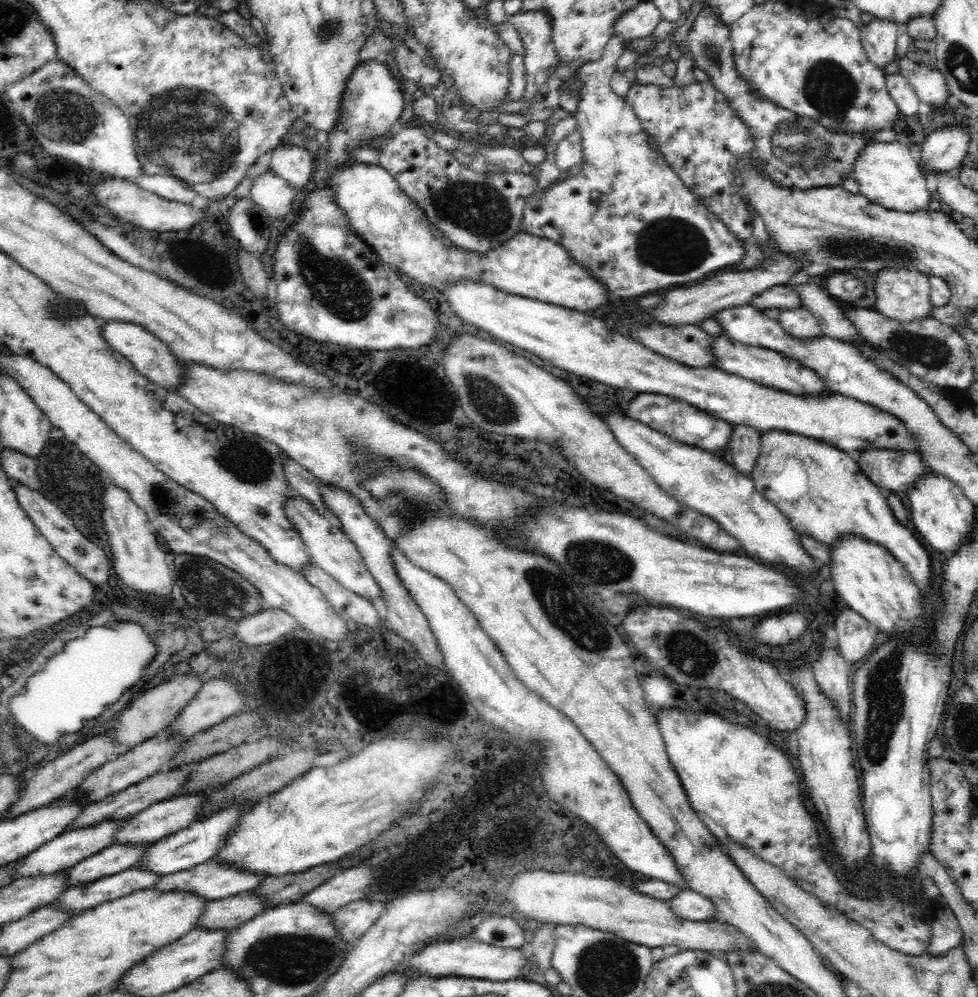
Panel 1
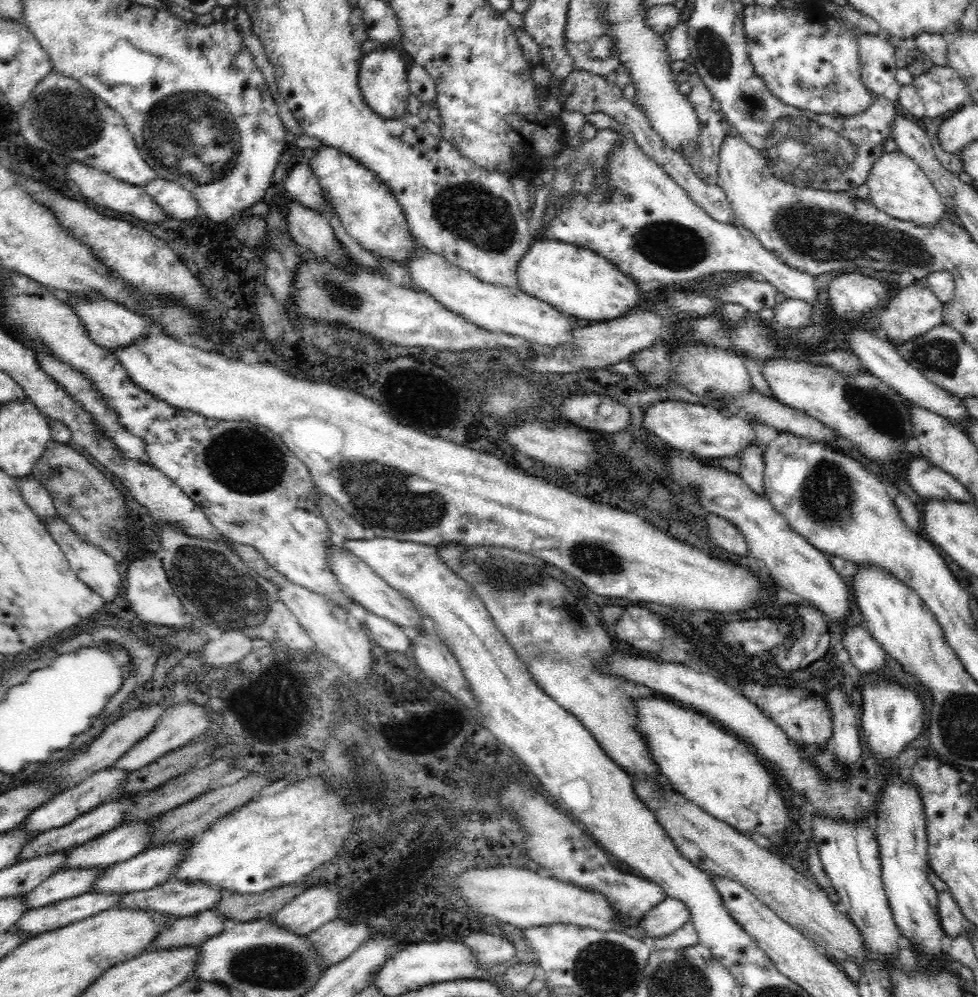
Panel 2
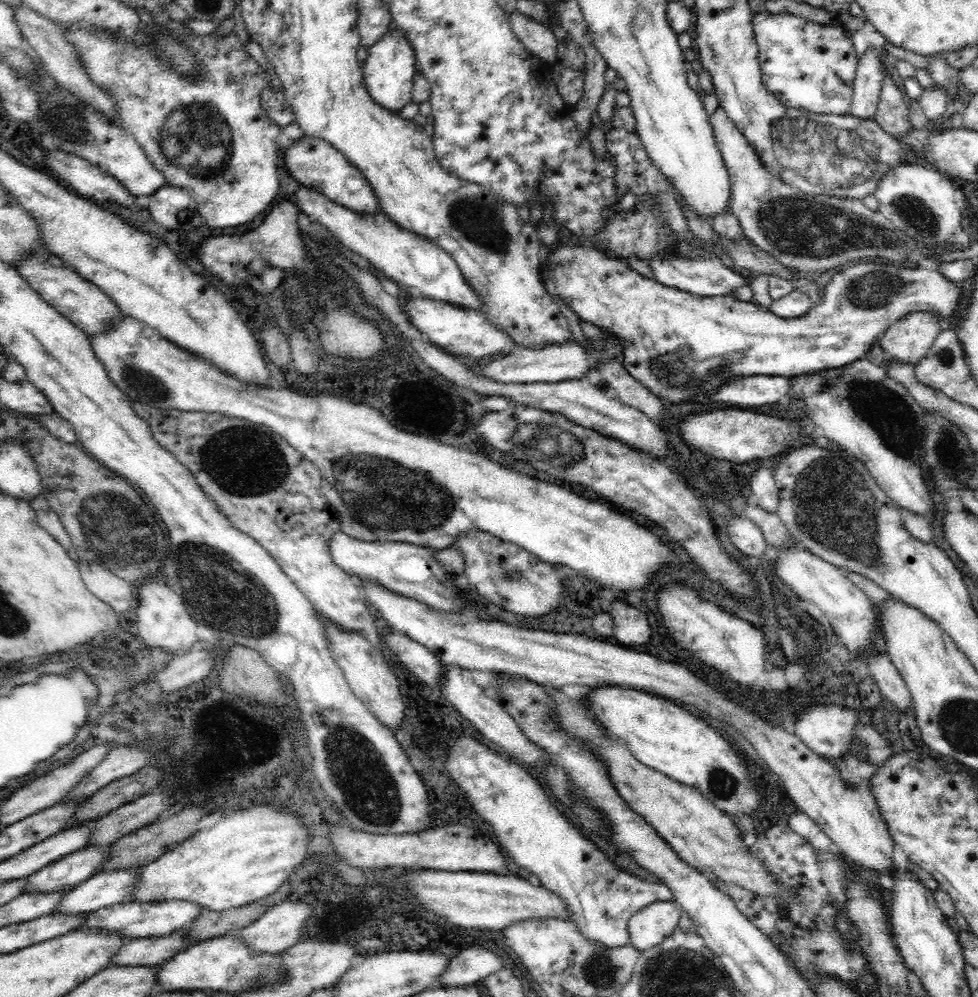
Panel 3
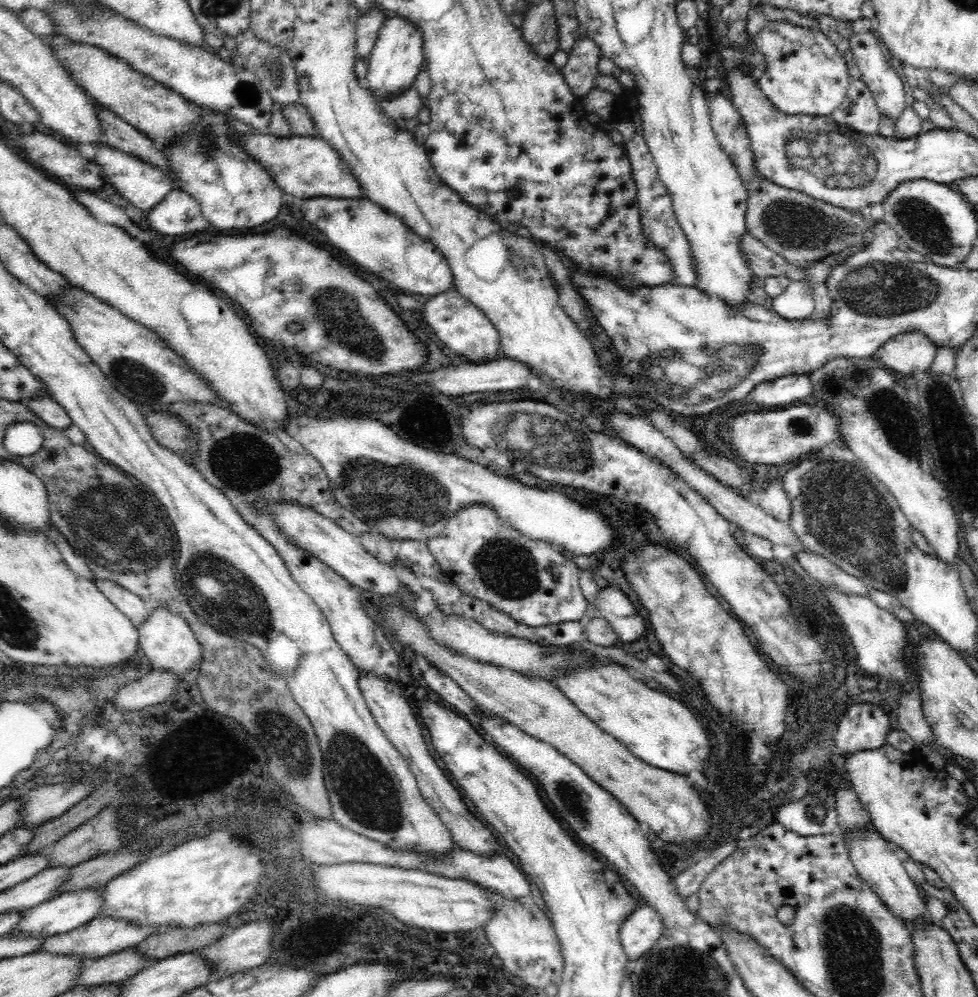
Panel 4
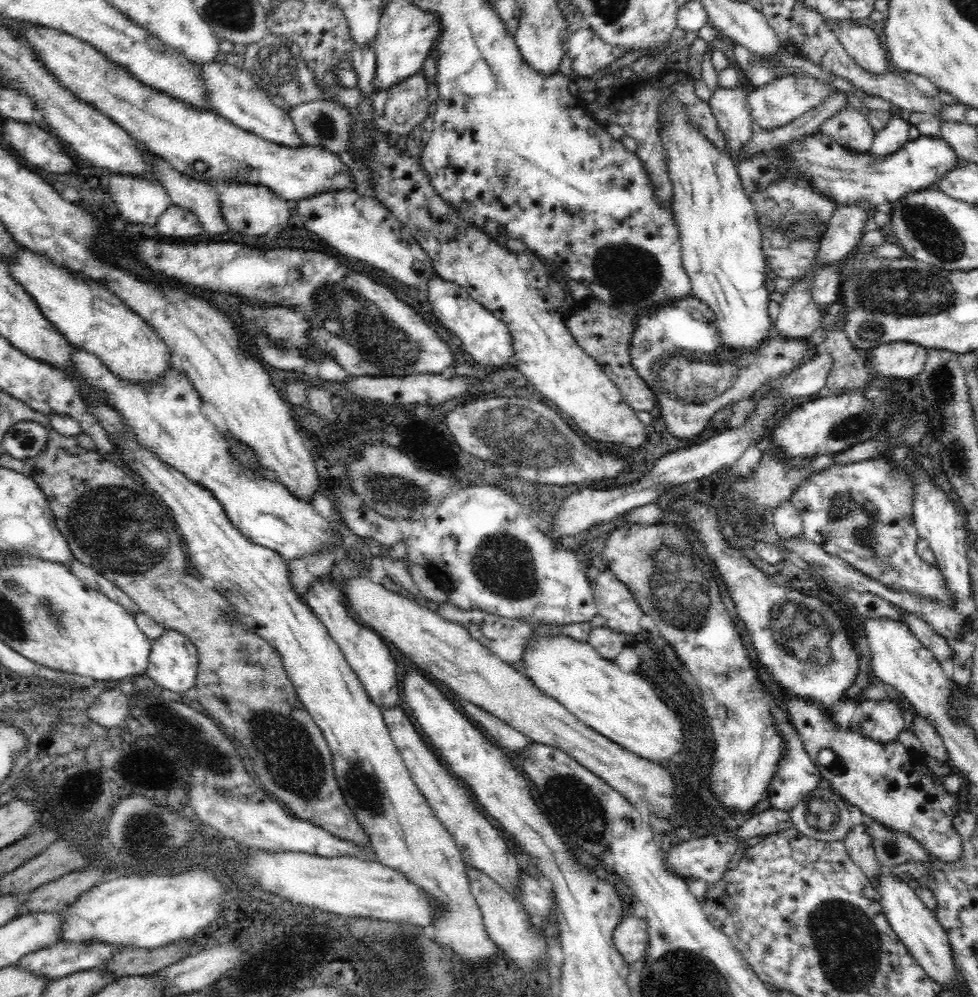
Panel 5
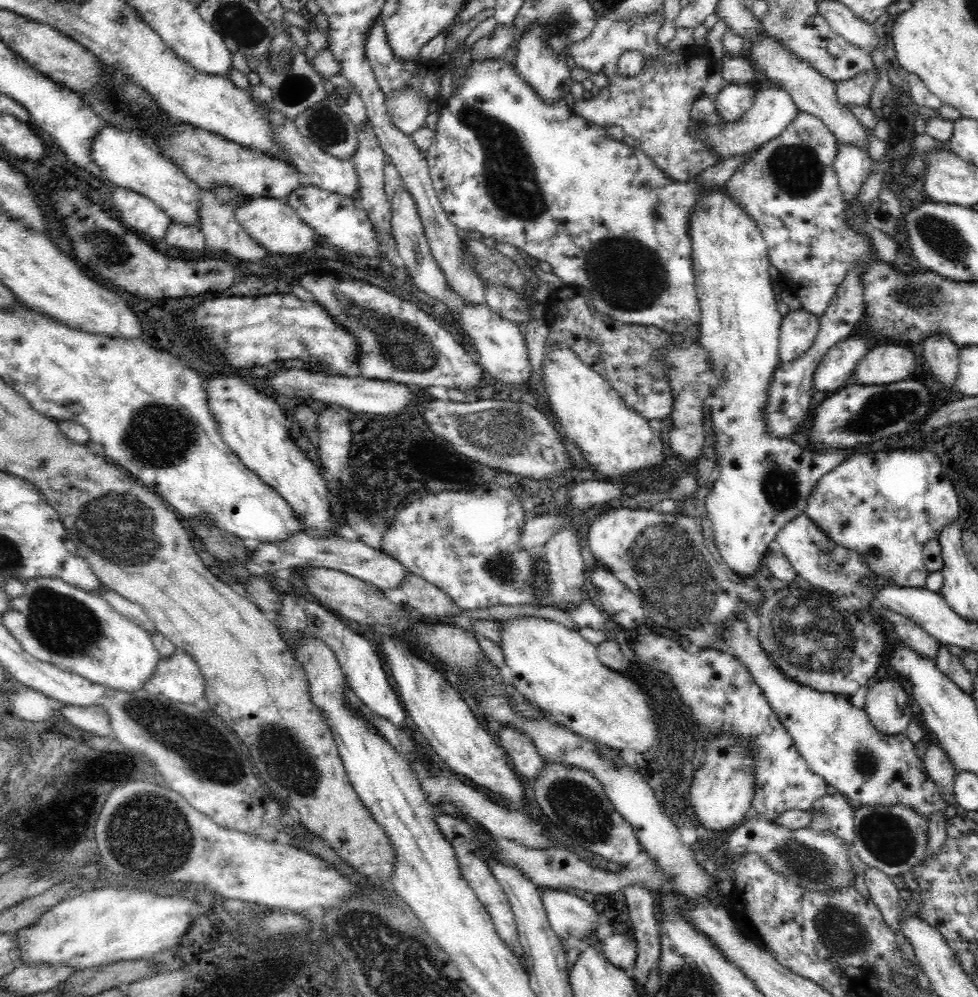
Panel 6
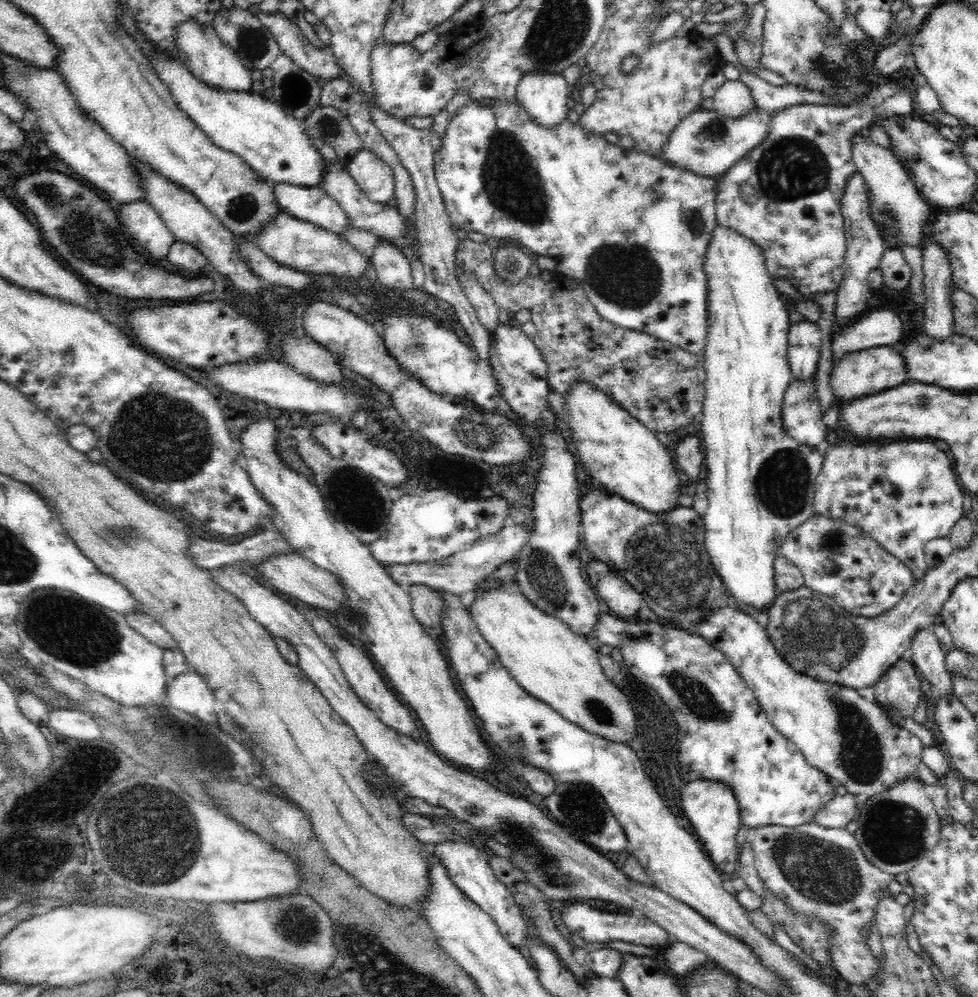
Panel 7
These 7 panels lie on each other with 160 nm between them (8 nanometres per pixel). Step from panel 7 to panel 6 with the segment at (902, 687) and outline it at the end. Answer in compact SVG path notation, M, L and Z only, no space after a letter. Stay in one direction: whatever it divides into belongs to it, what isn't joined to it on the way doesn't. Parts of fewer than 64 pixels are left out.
M882 679L868 686L862 710L875 730L885 735L899 735L912 720L912 698L900 682Z

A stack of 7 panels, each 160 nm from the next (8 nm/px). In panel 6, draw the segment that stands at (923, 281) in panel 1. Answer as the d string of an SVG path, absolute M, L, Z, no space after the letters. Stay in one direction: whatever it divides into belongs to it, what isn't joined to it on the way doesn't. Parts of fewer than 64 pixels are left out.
M887 343L870 349L855 366L851 383L858 385L892 384L910 378L916 370L916 357L904 345Z

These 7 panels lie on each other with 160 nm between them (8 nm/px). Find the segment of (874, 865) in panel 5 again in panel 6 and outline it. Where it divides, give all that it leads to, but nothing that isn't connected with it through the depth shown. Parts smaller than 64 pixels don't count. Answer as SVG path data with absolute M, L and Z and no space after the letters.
M868 867L864 870L864 882L867 886L869 896L882 913L884 920L895 928L896 934L902 934L898 927L898 914L901 908L898 907L900 896L893 878L882 873L878 868Z

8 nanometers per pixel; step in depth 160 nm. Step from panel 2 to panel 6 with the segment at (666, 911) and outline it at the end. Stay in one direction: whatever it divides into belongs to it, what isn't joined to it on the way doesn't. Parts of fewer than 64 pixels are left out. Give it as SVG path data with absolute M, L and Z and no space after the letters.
M628 926L617 927L602 943L611 962L624 970L632 970L637 957L637 942Z

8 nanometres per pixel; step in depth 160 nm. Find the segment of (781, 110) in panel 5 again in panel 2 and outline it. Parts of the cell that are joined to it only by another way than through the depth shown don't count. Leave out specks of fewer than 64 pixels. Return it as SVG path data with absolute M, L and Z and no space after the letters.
M779 4L774 6L761 6L761 5L745 5L742 14L742 31L744 31L744 41L748 46L748 61L752 63L754 73L763 80L763 84L768 87L770 93L776 96L783 104L795 106L796 109L809 112L811 115L831 114L834 116L842 116L844 118L852 118L852 116L860 116L864 114L874 102L878 102L878 97L872 95L868 91L868 87L864 86L860 72L860 57L859 57L859 42L858 35L848 27L848 21L844 20L840 15L832 18L832 26L830 28L806 28L804 22L800 26L800 7L783 7Z

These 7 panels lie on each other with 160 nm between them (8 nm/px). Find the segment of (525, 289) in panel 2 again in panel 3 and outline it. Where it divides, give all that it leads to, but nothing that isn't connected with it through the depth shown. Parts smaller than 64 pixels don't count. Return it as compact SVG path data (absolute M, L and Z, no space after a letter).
M582 244L576 246L557 246L551 251L546 251L546 256L541 259L540 277L542 277L542 283L544 283L544 287L546 287L548 294L552 295L552 298L560 299L566 305L570 306L572 312L577 314L580 320L598 326L603 332L611 332L611 334L617 336L623 344L621 369L628 371L628 373L632 375L632 378L635 378L642 386L648 388L653 395L656 395L661 400L664 398L664 400L672 400L672 402L686 400L686 398L692 396L692 394L706 395L706 392L714 392L714 390L718 390L718 386L720 386L724 380L728 380L728 378L732 378L732 376L760 375L790 377L800 376L800 374L807 376L809 373L816 372L817 370L840 369L842 367L852 366L854 362L862 360L864 354L870 350L872 344L879 340L881 334L890 324L894 324L896 320L900 320L900 318L906 316L908 312L916 312L916 310L931 312L937 316L942 327L947 327L947 325L954 320L956 312L958 312L958 300L960 300L960 285L954 285L954 283L948 281L947 278L940 275L940 271L938 271L936 267L923 265L911 269L901 264L884 261L881 263L858 261L845 266L843 271L836 273L824 284L825 289L821 293L820 302L817 305L813 305L806 314L803 314L800 318L784 319L772 314L769 308L758 306L752 303L752 301L738 301L734 296L698 297L692 293L664 286L656 281L656 279L643 277L637 271L630 269L626 259L610 257L602 252L602 250L598 250L598 248L592 246L587 247Z

